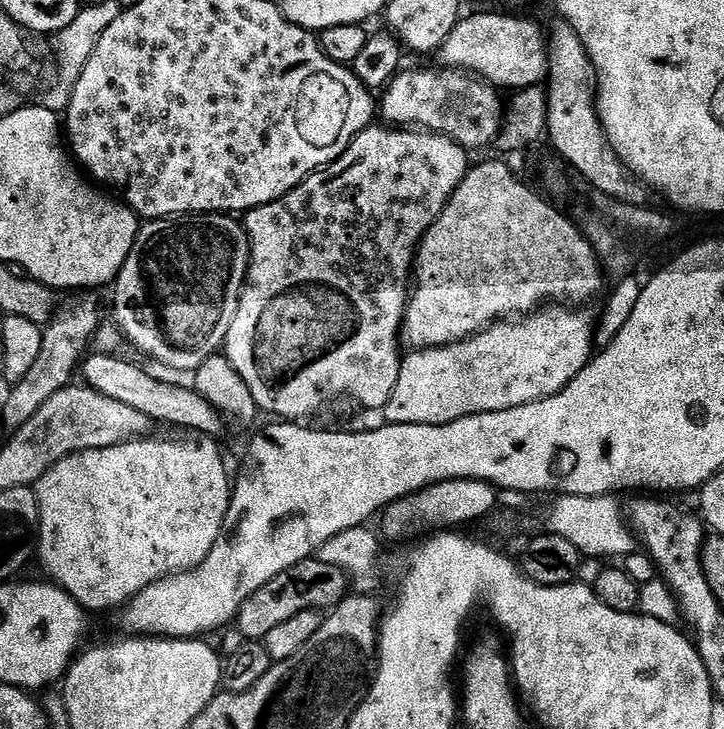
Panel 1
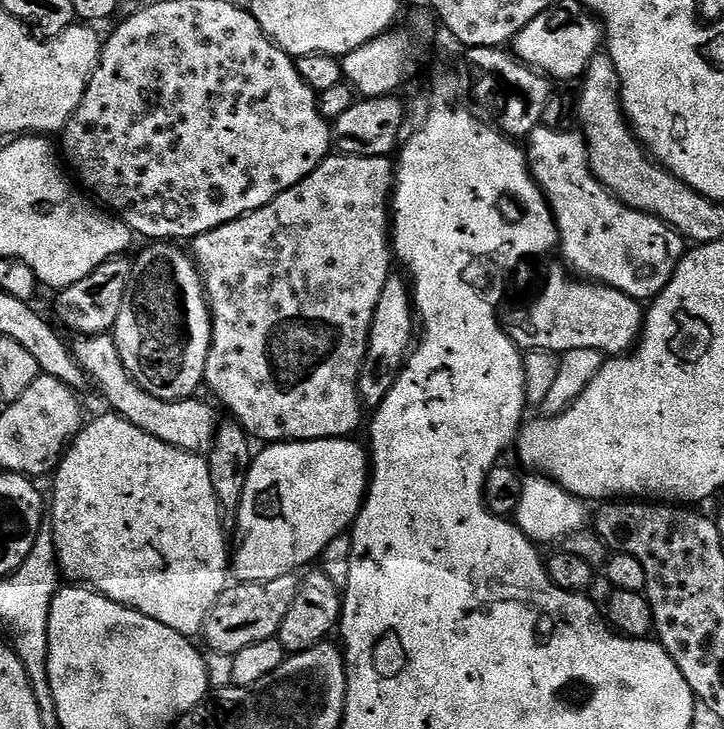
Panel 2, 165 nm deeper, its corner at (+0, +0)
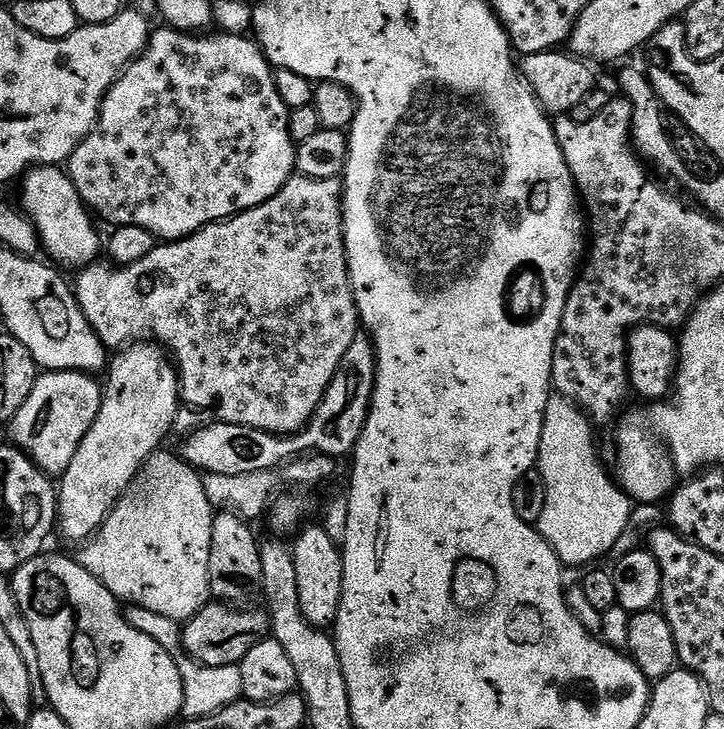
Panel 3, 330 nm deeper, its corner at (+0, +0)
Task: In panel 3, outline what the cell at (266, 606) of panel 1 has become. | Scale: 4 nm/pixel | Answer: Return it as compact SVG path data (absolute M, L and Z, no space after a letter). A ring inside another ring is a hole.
M210 602L198 614L194 614L186 621L182 628L184 650L193 660L206 666L239 665L246 654L250 654L253 646L258 642L269 639L270 617L267 611L245 607L237 610L223 602Z

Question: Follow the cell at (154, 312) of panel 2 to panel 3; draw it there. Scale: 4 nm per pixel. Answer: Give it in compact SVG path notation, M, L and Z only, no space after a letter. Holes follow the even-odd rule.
M136 342L125 347L117 356L120 357L111 361L106 372L108 384L106 380L103 385L104 397L100 403L98 418L94 418L94 426L86 430L86 438L82 438L78 454L74 454L66 474L58 480L58 532L68 540L87 542L96 535L96 531L102 527L120 497L128 491L144 463L155 452L161 451L163 444L160 443L167 438L168 431L176 420L176 411L182 408L179 371L173 357L159 343Z

